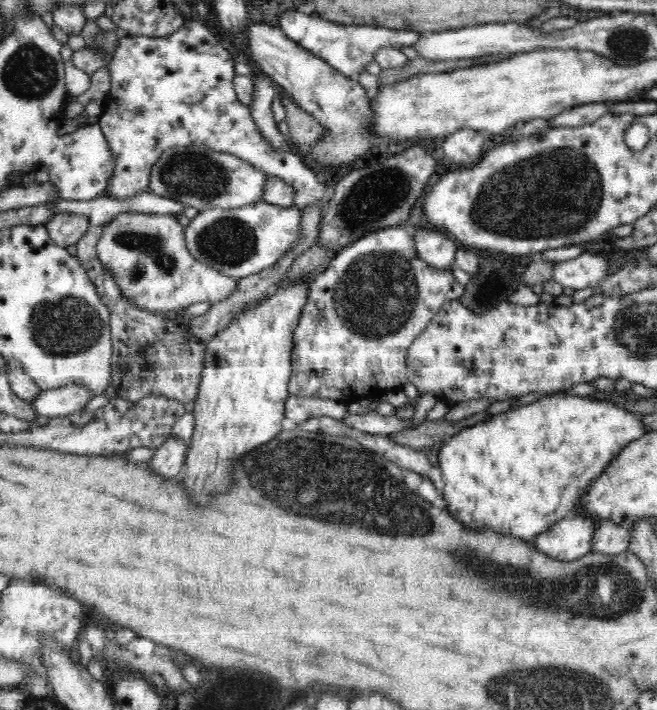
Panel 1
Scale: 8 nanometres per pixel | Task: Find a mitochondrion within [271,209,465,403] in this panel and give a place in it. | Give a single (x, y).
(375, 297)

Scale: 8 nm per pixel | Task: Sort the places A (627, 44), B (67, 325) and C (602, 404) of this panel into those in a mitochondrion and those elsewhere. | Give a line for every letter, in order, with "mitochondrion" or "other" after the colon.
A: mitochondrion
B: mitochondrion
C: other

